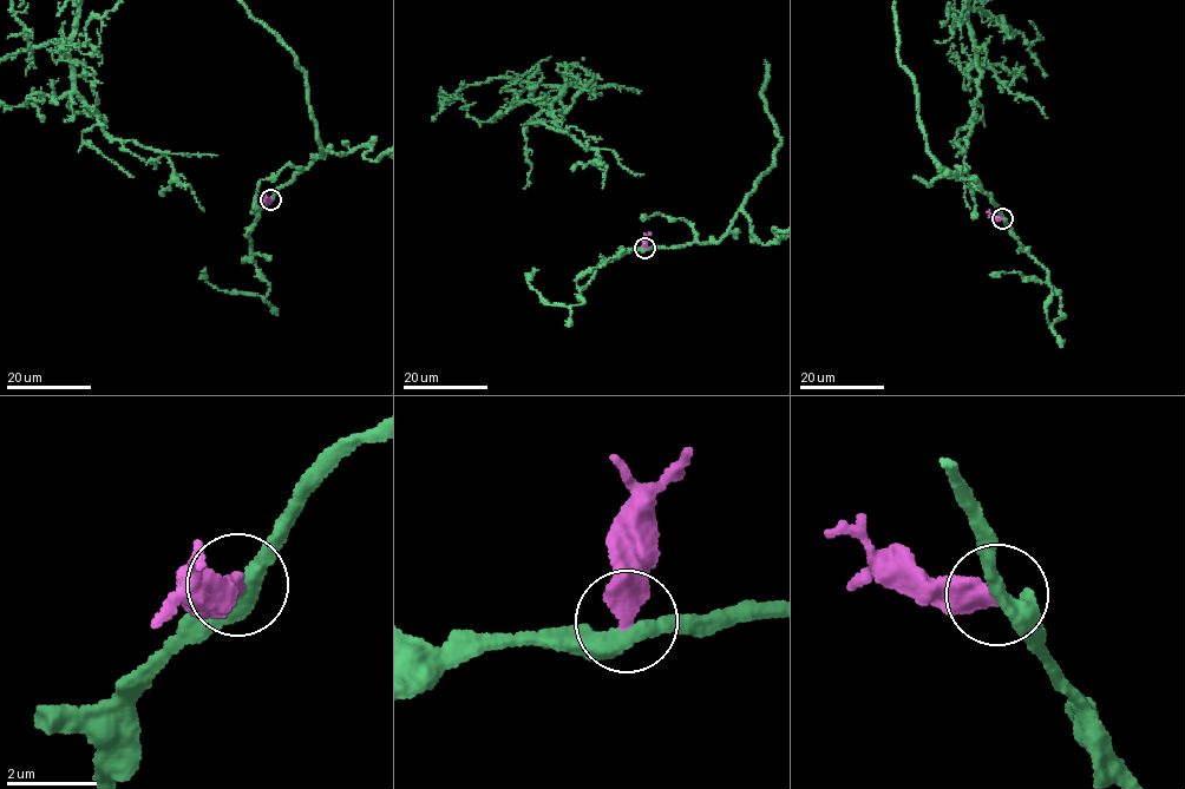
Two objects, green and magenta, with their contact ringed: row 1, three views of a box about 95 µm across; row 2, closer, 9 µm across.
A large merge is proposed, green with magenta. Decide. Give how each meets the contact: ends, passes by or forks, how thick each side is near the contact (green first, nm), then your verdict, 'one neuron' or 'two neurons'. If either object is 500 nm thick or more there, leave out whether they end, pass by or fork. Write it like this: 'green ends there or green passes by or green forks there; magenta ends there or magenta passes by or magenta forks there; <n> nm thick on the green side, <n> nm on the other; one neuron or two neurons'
green passes by; magenta ends there; 420 nm thick on the green side, 480 nm on the other; two neurons

